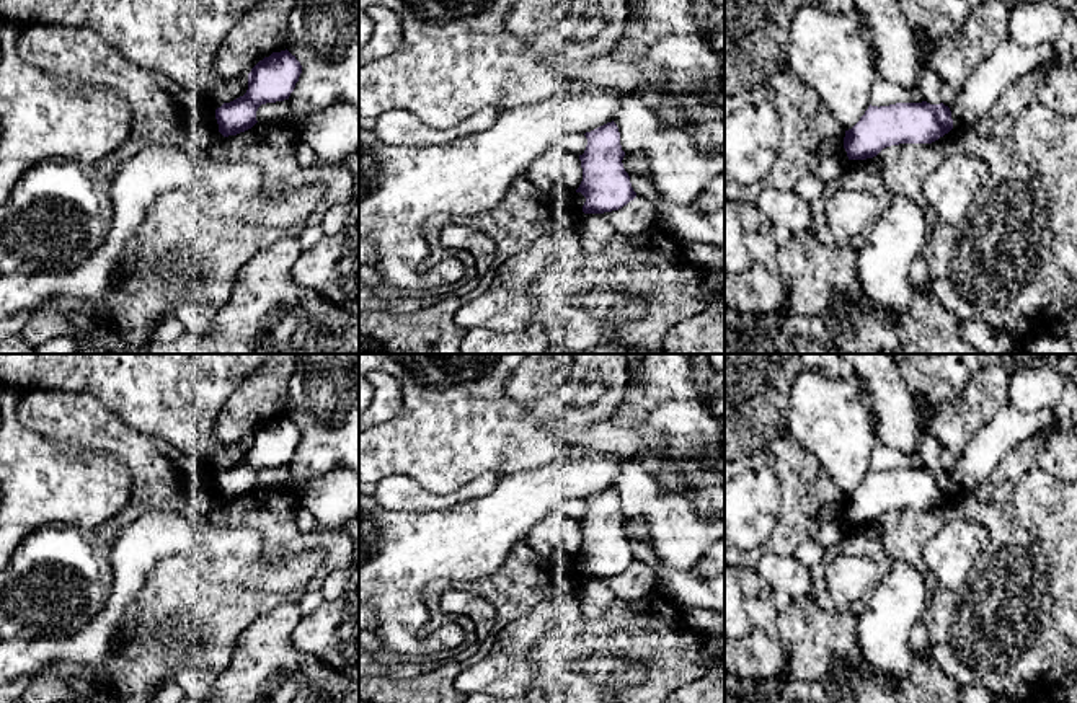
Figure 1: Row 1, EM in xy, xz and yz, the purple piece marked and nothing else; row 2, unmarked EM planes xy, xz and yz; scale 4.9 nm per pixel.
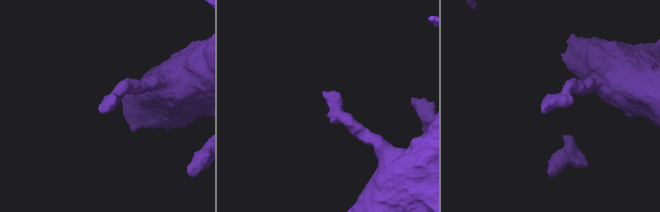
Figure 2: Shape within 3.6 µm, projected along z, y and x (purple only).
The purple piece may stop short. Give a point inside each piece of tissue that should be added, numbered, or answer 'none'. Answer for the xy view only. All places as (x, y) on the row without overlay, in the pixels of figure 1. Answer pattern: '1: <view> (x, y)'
none

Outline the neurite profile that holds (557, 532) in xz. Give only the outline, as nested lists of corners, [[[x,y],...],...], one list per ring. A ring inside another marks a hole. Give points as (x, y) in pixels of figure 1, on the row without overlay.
[[[556,509],[532,527],[525,542],[542,556],[568,553],[576,558],[583,546],[581,525],[576,519]]]

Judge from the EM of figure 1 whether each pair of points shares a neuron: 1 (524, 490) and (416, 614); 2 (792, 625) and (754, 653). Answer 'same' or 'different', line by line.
1: same
2: different

